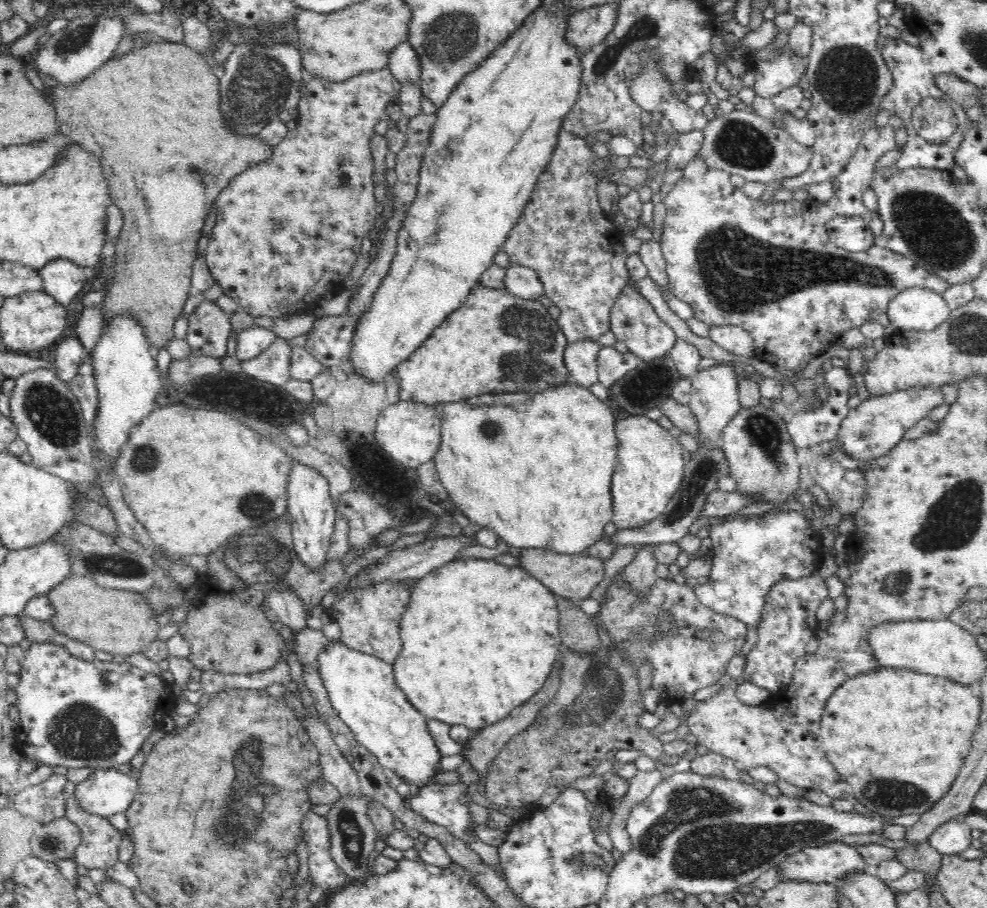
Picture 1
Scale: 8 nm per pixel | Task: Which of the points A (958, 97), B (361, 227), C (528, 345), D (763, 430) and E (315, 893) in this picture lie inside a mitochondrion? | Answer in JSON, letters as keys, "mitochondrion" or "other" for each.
{"A":"other","B":"other","C":"mitochondrion","D":"mitochondrion","E":"other"}

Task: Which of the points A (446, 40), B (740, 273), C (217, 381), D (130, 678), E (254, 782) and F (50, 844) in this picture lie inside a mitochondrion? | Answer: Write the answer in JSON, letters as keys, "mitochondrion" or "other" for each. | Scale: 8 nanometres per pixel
{"A":"mitochondrion","B":"mitochondrion","C":"mitochondrion","D":"other","E":"mitochondrion","F":"mitochondrion"}

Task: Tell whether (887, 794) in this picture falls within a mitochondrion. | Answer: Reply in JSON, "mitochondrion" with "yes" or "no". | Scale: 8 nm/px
{"mitochondrion":"yes"}

